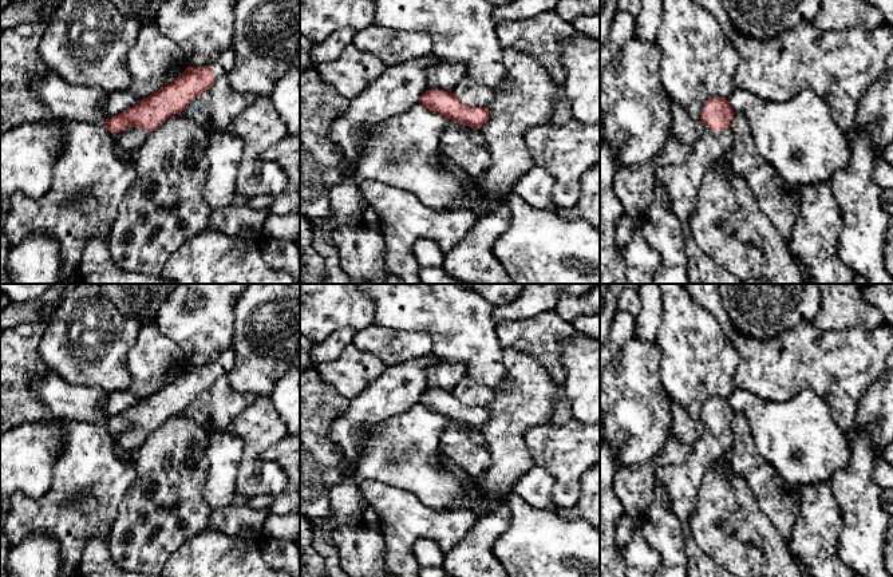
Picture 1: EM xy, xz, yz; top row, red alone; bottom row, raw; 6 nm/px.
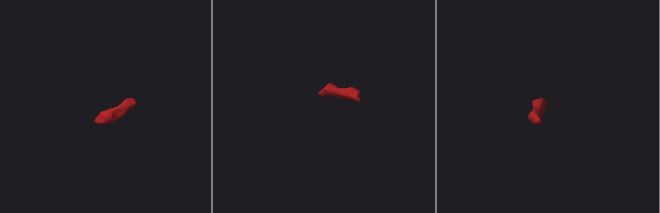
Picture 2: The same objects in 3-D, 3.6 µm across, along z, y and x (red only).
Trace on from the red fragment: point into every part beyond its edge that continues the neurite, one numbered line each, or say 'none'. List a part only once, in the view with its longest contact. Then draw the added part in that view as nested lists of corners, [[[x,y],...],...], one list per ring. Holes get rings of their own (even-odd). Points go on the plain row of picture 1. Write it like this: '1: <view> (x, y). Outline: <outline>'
1: xy (222, 366). Outline: [[[230,348],[224,355],[221,355],[210,367],[216,378],[228,376],[234,365],[234,361],[236,355],[233,348]]]
2: yz (682, 482). Outline: [[[706,427],[700,438],[691,446],[691,454],[684,463],[665,465],[656,470],[655,479],[667,490],[671,509],[680,521],[685,541],[687,577],[735,577],[718,566],[696,545],[689,526],[703,475],[712,462],[730,452],[732,439],[730,428],[715,432]]]

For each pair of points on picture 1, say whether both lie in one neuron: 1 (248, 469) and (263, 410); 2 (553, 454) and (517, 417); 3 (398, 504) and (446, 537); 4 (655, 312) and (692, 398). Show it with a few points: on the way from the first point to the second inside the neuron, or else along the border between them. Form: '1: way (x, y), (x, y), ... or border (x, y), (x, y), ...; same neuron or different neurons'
1: way (251, 454), (260, 425); same neuron
2: border (546, 422), (525, 434), (532, 459); different neurons
3: way (410, 516), (415, 521), (434, 525); same neuron
4: border (663, 297), (663, 317), (655, 343); different neurons

